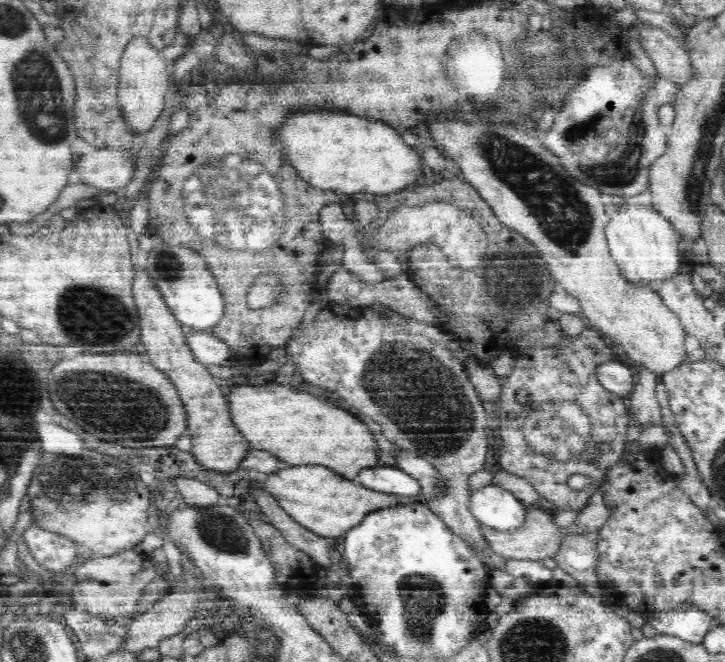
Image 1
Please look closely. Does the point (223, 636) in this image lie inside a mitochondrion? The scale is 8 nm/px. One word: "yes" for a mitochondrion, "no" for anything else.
no

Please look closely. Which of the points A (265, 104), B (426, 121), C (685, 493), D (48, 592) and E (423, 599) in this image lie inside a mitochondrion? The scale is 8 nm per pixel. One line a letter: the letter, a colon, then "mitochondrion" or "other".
A: other
B: other
C: other
D: other
E: mitochondrion

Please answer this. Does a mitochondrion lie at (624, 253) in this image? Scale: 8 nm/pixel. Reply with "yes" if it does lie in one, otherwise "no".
no

